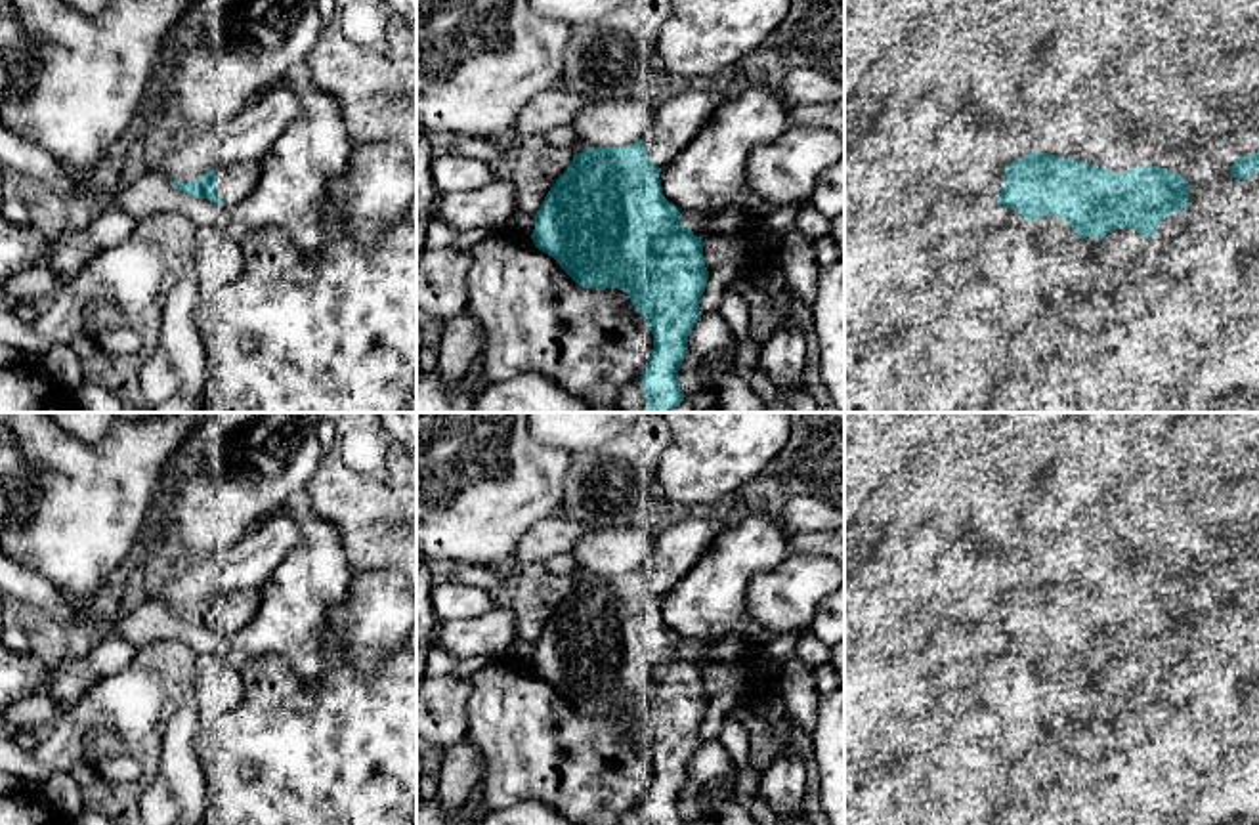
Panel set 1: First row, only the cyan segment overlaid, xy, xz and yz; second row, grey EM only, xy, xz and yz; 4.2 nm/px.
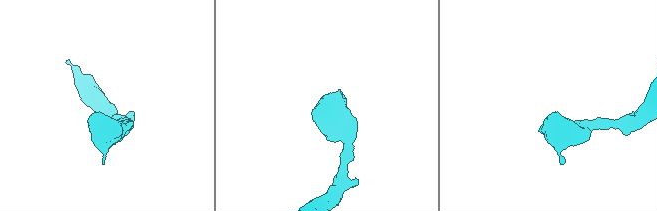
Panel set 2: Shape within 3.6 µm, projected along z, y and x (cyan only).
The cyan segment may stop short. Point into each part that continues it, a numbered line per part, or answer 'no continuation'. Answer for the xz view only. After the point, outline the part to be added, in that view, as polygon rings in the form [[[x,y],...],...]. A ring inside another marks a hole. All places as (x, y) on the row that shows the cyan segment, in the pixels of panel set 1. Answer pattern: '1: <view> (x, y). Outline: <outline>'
1: xz (679, 119). Outline: [[[699,88],[663,101],[655,111],[651,130],[642,139],[650,160],[663,170],[694,139],[720,103],[720,95]]]

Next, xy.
1: xy (235, 182). Outline: [[[260,160],[233,164],[216,172],[218,197],[224,206],[235,206],[246,199],[258,185]]]

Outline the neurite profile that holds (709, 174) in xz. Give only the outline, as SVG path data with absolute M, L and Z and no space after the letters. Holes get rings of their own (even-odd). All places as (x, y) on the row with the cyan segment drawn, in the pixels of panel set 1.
M778 86L747 88L737 99L722 101L694 139L659 172L661 189L680 214L720 212L728 206L747 206L747 160L757 147L776 141L787 128L789 107Z

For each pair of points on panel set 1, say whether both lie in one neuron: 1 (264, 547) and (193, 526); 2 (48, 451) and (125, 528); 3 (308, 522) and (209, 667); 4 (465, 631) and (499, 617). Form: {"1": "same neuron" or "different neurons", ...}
{"1": "different neurons", "2": "same neuron", "3": "different neurons", "4": "same neuron"}

